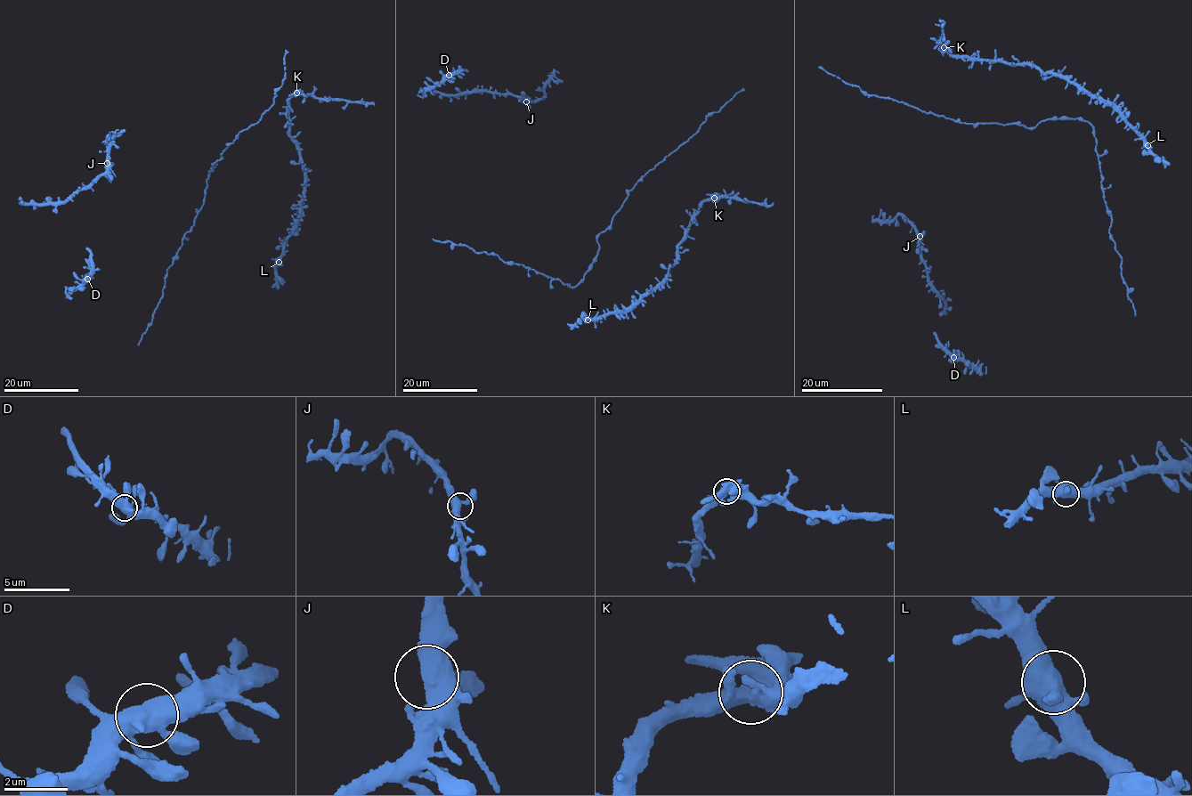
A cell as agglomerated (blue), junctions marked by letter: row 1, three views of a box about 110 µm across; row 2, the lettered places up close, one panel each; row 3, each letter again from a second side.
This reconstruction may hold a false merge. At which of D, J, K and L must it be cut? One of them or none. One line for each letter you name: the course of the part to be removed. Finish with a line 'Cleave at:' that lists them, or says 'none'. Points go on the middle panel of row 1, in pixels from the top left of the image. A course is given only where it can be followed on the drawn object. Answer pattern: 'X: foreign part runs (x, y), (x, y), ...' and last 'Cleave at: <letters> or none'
K: foreign part runs (714, 198), (736, 197), (768, 206), (773, 202)
Cleave at: K

